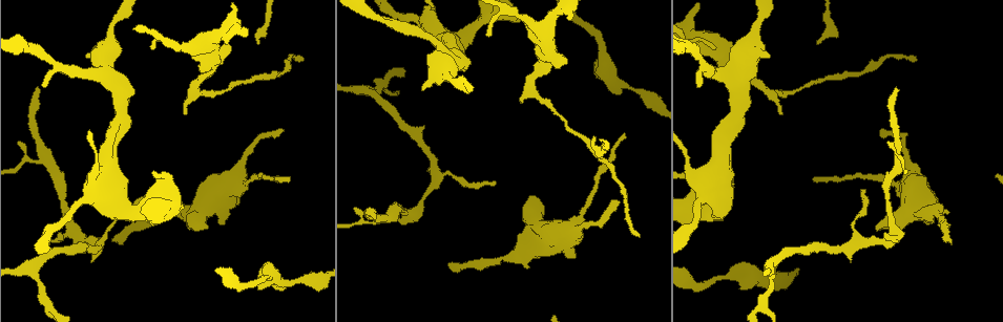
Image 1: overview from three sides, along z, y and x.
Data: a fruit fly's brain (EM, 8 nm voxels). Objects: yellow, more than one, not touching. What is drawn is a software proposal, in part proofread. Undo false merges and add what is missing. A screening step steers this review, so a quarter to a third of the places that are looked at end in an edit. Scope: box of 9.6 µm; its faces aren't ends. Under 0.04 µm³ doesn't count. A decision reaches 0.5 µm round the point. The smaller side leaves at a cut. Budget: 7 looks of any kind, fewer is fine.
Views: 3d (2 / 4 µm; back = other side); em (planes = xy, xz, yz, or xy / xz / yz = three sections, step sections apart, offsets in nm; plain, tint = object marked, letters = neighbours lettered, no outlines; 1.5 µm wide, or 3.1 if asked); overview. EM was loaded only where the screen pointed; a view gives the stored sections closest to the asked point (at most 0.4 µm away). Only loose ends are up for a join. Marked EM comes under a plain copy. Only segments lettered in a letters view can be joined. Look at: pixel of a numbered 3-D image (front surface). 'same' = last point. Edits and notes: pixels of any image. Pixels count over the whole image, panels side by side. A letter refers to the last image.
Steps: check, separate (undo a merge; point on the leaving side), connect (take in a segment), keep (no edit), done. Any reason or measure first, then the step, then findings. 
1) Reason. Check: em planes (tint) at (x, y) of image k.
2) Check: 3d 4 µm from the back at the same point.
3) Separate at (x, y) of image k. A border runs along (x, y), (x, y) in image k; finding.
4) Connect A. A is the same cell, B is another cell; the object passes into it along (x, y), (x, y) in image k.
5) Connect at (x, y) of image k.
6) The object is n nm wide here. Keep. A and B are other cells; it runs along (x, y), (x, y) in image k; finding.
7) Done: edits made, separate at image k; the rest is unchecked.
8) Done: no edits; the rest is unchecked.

An open end. Check: em planes (letters) at (894, 89) of image 1.

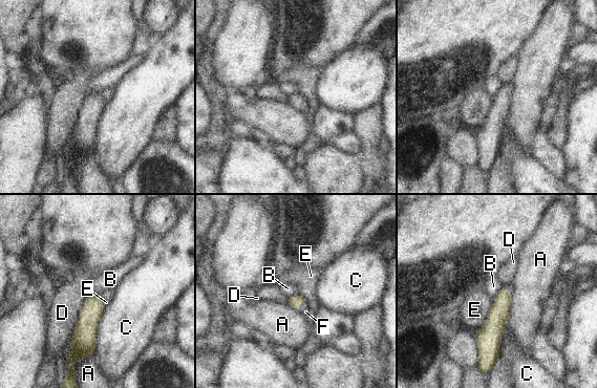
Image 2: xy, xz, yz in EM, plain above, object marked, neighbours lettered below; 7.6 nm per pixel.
Connect F. F is the same cell, A, B, C, D and E are other cells; the object passes into it along (294, 301), (300, 303), (302, 308) in image 2; it goes on there.

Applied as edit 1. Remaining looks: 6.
Branch stops here. Check: 3d 2 µm at (422, 90) of image 1.

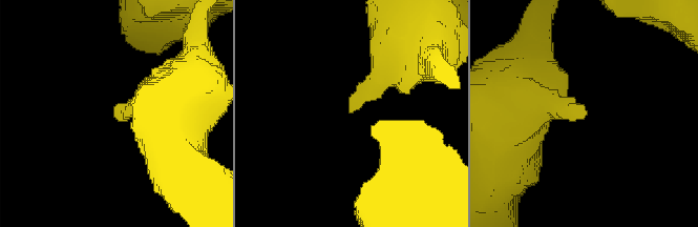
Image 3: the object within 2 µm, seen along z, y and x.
Check: em xy step 8 (tint) at (114, 116) of image 3.

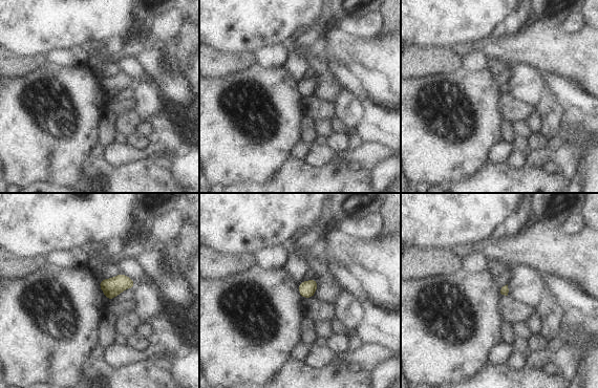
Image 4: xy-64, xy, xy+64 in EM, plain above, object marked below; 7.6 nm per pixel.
Check: em planes (letters) at the same point.

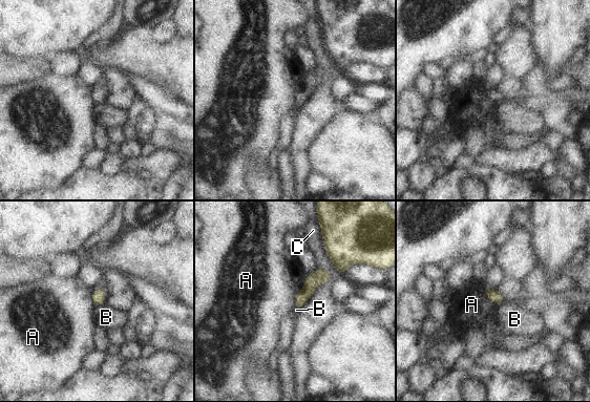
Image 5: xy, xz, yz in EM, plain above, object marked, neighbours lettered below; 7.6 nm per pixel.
Keep. A, B and C are other cells; it runs along (328, 275), (320, 276), (297, 304) in image 5; no lettered segment goes on from it.

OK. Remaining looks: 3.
Thin end. Check: em yz step 8 (letters) at (494, 186) of image 1.

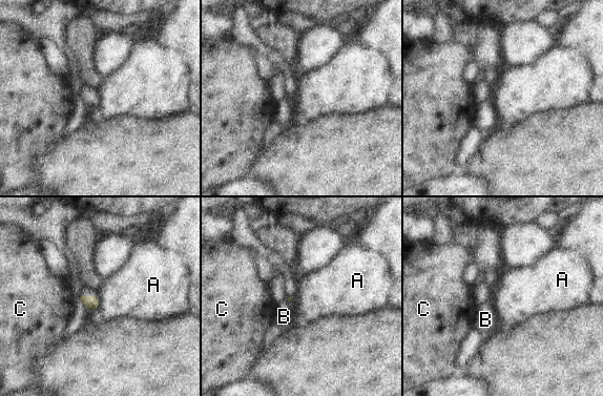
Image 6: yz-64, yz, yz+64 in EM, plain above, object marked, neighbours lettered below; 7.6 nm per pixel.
Keep. A, B and C are other cells; a border runs along (98, 296), (99, 307) in image 6; none of them fits.

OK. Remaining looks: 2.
Done: edits made, connect at image 2; the rest is unchecked.

